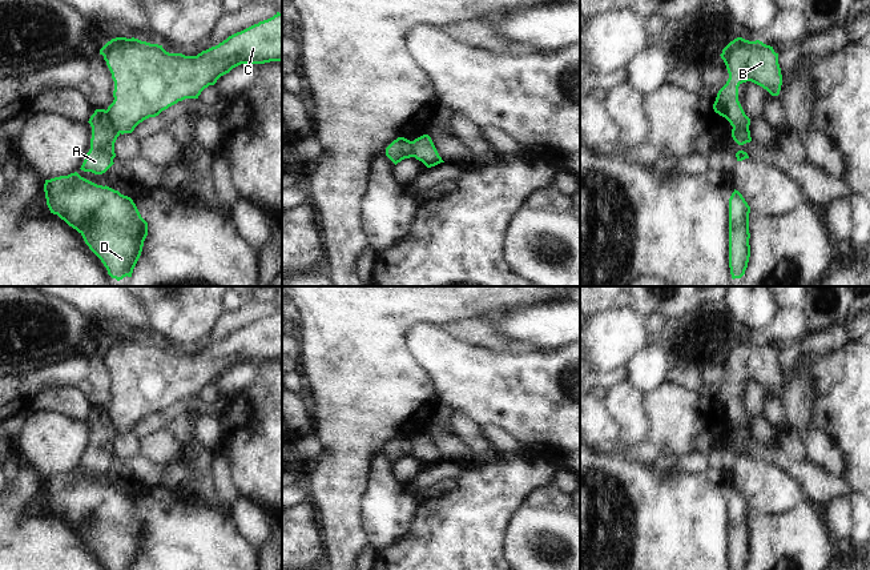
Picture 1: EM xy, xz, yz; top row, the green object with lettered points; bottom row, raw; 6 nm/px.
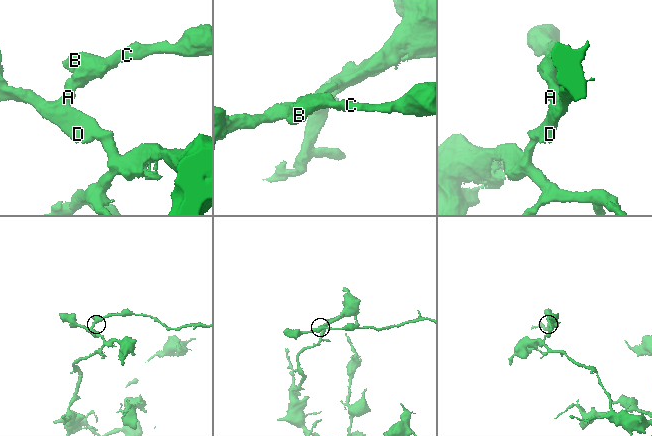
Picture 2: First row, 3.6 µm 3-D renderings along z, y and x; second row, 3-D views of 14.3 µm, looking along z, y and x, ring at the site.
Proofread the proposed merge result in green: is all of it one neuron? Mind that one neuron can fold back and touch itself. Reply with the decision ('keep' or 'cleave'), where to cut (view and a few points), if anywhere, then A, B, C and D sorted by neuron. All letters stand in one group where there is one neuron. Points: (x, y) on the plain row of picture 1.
cleave; cut xy (107, 408), (113, 424), (120, 430); groups A D / B C

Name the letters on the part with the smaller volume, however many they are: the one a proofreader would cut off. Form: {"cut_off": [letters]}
{"cut_off": ["B", "C"]}

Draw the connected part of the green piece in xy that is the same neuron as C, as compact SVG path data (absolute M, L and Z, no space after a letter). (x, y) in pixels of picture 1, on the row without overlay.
M277 310L273 316L237 330L197 354L169 352L162 344L134 336L112 337L100 348L100 353L114 380L114 398L106 409L121 433L132 431L140 421L158 414L178 400L198 397L205 386L241 362L282 360L282 312Z

